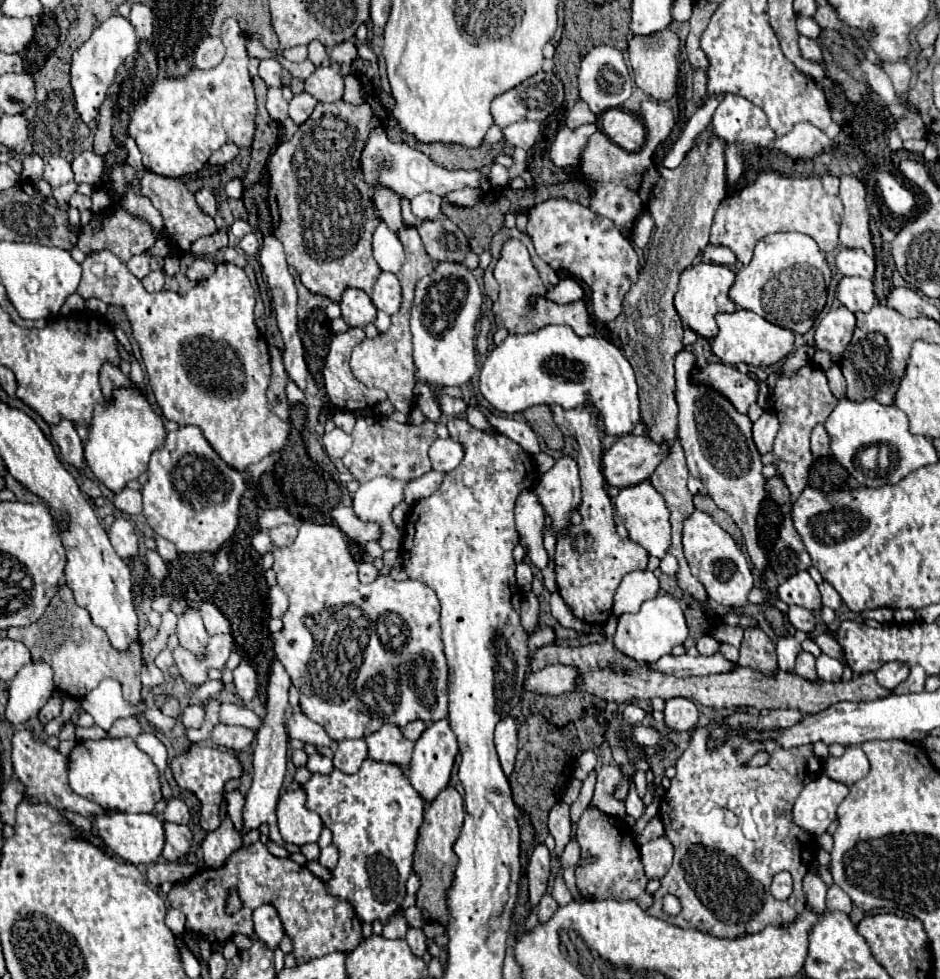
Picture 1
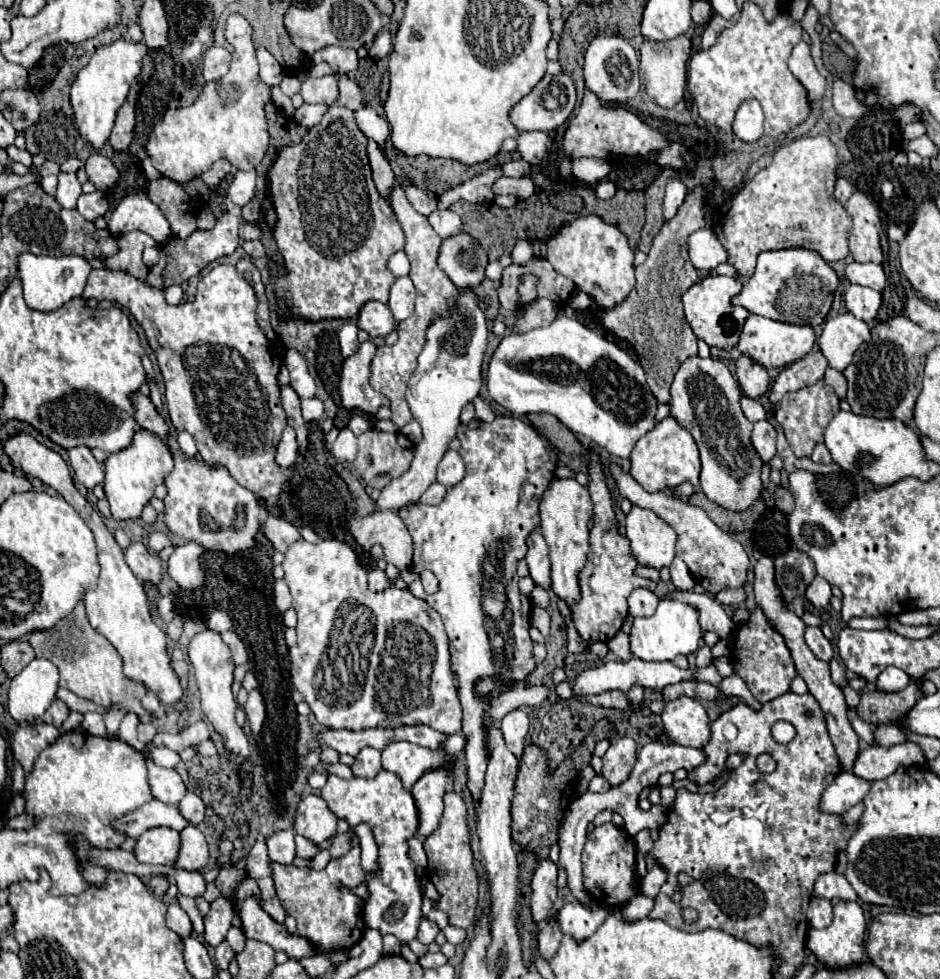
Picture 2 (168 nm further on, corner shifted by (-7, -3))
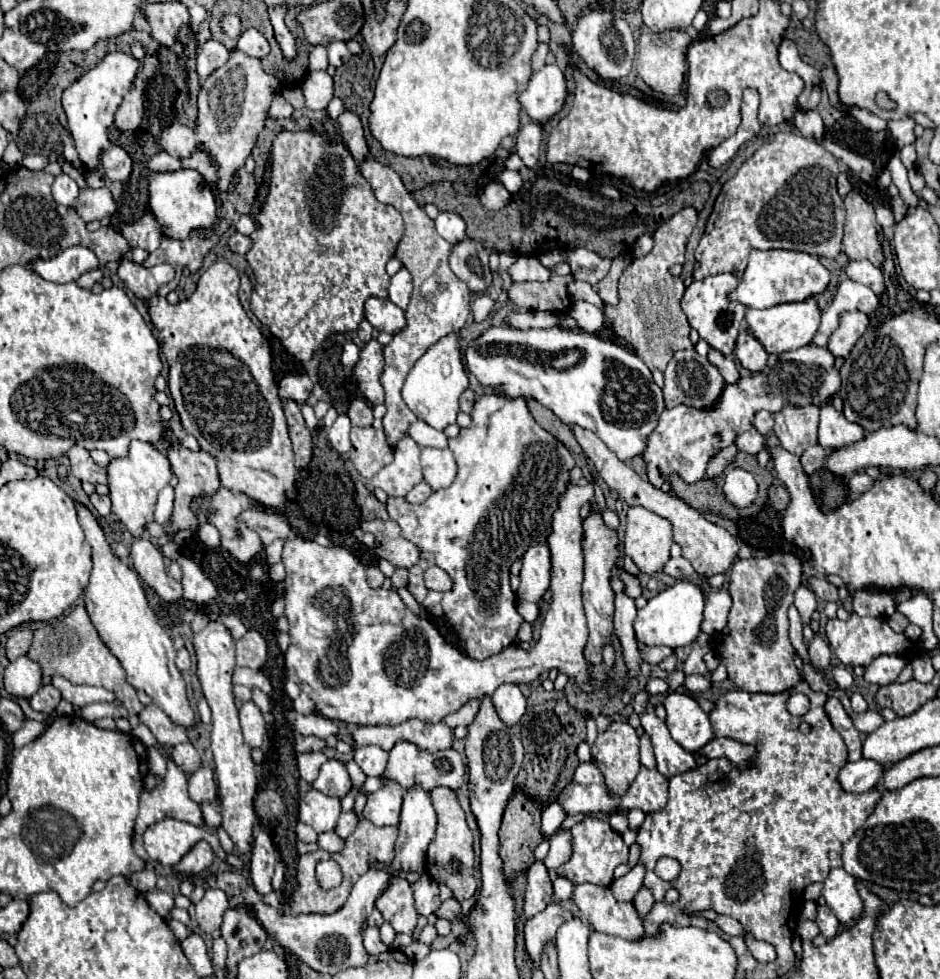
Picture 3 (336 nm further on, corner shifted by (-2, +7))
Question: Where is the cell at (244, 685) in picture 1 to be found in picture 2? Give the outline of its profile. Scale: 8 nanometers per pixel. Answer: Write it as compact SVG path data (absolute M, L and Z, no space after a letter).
M257 690L249 694L247 704L245 704L245 712L247 712L247 718L249 718L251 734L257 736L261 732L261 726L263 726L263 720L265 720L265 702L263 702L263 698Z

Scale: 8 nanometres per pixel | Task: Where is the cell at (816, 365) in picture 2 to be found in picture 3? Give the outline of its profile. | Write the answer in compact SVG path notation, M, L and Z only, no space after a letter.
M846 278L834 296L834 302L824 310L820 328L812 340L814 346L826 346L832 330L838 326L838 318L844 310L860 310L864 314L874 312L878 306L878 296L864 284L858 284L850 278Z

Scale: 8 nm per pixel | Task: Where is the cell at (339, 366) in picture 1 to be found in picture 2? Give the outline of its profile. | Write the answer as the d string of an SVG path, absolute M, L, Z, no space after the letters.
M371 340L363 342L351 358L343 362L343 374L339 382L339 394L343 400L343 406L347 410L359 408L367 414L377 414L381 406L389 406L389 400L375 392L369 384L371 376L371 360L375 356L377 348Z

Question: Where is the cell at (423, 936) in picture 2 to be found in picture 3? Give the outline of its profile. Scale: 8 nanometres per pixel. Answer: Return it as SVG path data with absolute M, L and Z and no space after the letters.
M424 874L416 884L412 884L412 888L414 888L418 916L428 918L430 914L434 914L438 910L438 906L442 904L438 898L438 884L428 874Z

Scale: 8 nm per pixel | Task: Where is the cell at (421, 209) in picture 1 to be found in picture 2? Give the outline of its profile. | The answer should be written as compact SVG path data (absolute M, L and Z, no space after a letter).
M435 210L433 214L429 214L429 222L433 226L433 230L443 238L451 238L457 236L461 232L461 218L459 214L455 214L453 210Z

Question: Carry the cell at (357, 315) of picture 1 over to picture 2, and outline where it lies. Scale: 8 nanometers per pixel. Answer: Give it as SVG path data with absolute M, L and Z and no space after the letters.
M367 302L357 318L357 326L367 330L371 338L385 338L387 334L391 334L397 326L397 322L393 320L393 314L389 312L389 308L381 302Z

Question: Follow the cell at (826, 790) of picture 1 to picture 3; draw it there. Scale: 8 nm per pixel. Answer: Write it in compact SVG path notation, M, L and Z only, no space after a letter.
M862 758L858 762L846 762L838 772L838 782L846 792L868 792L878 784L882 774L884 768L878 762Z

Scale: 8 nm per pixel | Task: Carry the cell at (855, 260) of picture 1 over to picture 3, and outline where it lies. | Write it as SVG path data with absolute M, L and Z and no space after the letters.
M850 260L846 266L846 276L852 278L854 282L870 286L878 296L884 292L882 272L868 260Z

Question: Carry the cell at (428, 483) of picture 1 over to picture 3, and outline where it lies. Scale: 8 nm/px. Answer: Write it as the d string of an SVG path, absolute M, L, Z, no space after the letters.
M420 482L420 484L416 484L416 486L406 494L406 500L408 500L408 502L424 502L432 492L434 492L434 490L432 490L426 482Z

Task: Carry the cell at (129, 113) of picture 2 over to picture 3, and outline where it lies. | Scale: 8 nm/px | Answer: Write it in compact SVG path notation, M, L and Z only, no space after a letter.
M136 86L124 96L122 104L116 110L114 116L114 124L118 130L122 132L134 132L142 120L144 114L144 98L142 98L142 90L138 90Z

